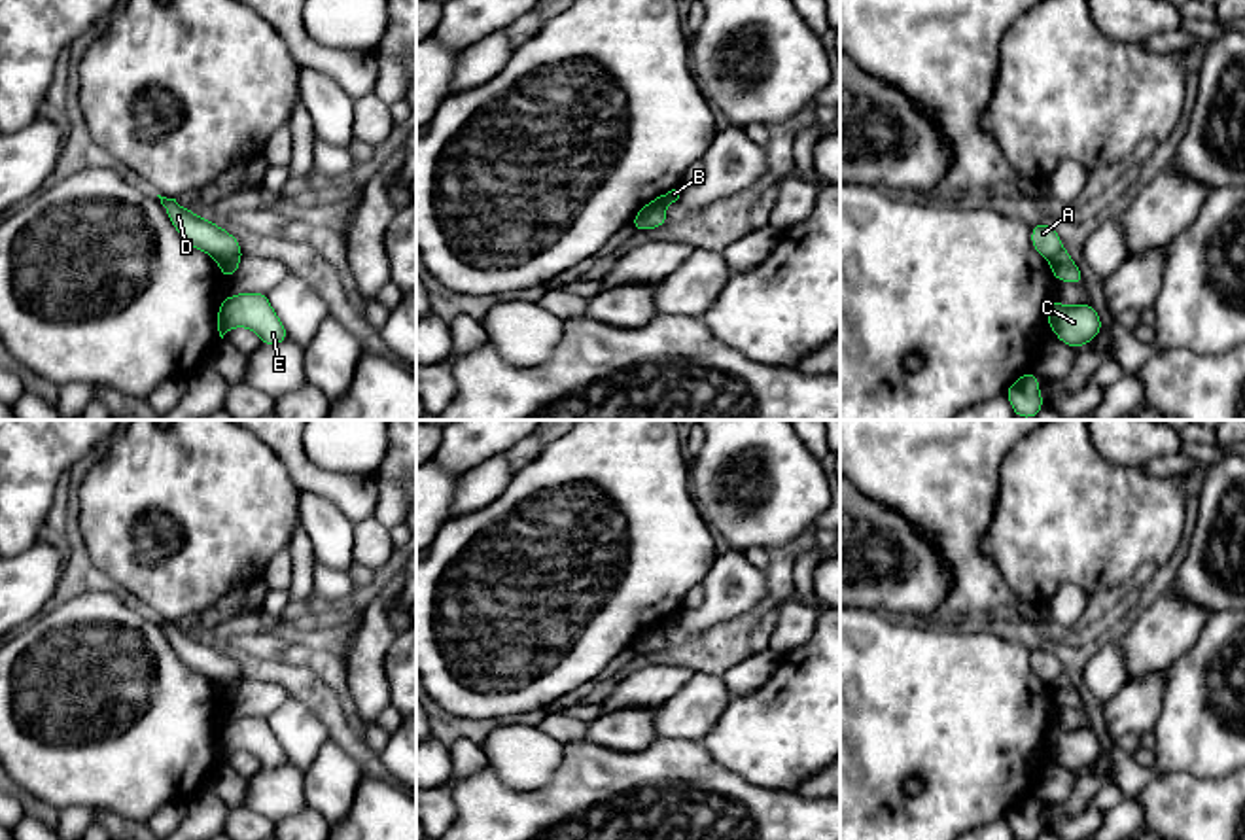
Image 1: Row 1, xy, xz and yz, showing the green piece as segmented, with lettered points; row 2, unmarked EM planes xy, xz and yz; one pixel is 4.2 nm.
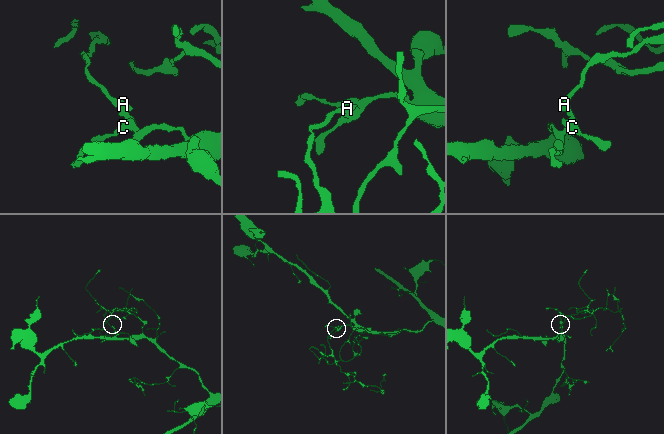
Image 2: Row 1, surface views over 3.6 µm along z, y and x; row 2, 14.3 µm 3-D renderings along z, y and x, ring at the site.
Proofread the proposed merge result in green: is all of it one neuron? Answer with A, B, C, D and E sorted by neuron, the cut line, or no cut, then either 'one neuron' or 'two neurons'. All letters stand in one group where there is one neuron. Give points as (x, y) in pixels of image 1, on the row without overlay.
A B D / C E; cut in xz along (663, 632), (644, 632), (640, 636); two neurons

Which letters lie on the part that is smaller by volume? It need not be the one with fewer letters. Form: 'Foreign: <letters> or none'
Foreign: A, B, D

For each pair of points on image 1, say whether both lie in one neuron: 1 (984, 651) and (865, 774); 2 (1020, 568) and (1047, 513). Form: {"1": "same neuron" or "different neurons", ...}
{"1": "same neuron", "2": "same neuron"}

